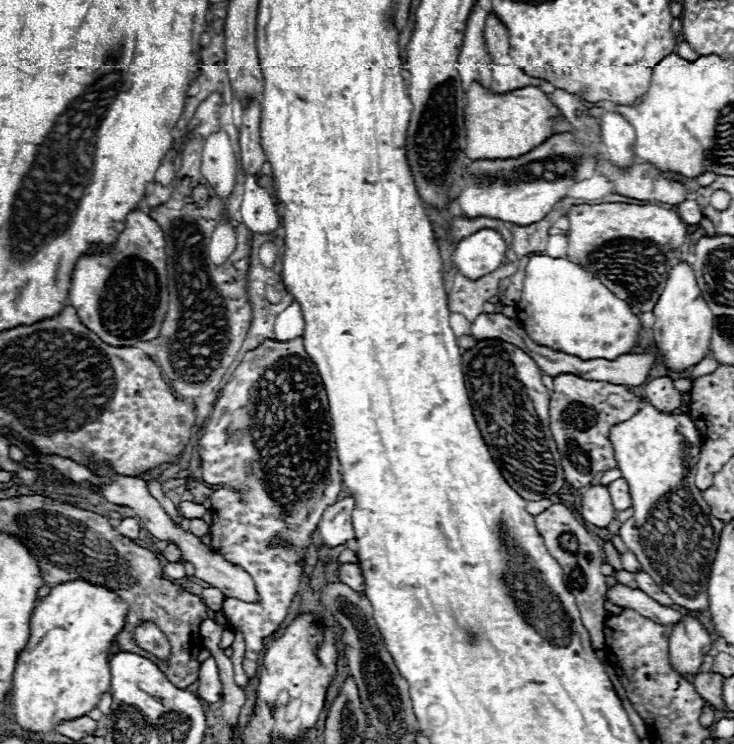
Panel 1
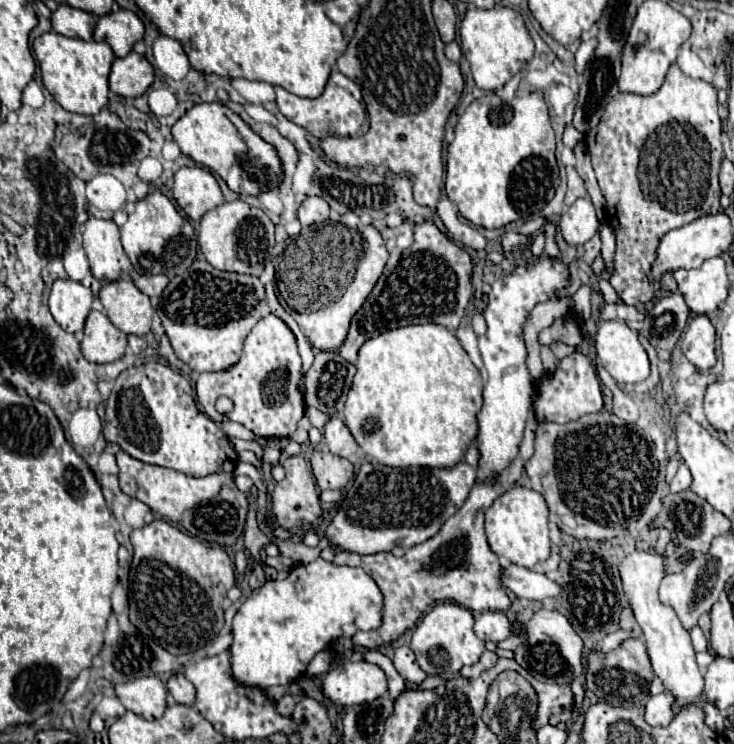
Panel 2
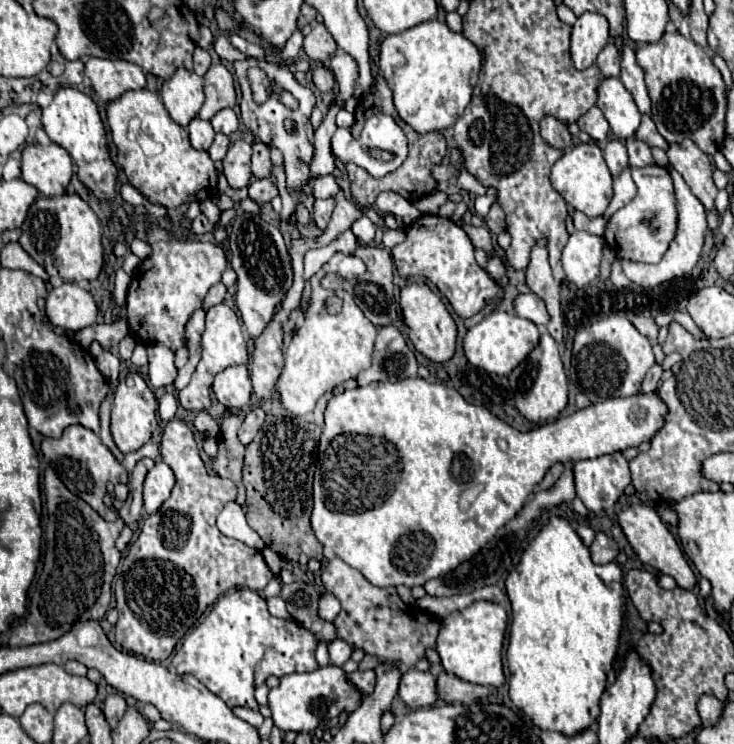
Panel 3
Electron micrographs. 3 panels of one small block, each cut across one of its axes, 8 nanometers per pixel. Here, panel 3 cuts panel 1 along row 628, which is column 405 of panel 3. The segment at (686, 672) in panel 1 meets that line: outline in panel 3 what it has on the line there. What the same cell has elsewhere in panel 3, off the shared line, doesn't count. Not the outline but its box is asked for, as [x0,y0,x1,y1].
[398,668,438,710]

